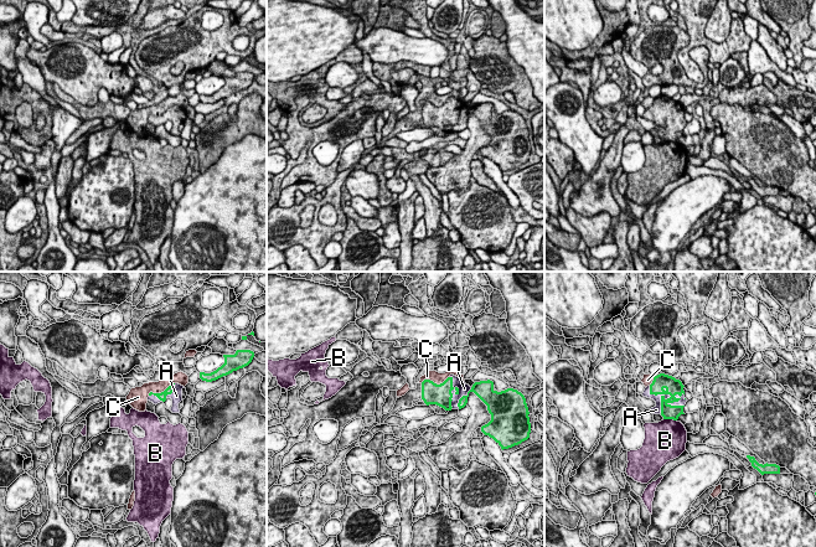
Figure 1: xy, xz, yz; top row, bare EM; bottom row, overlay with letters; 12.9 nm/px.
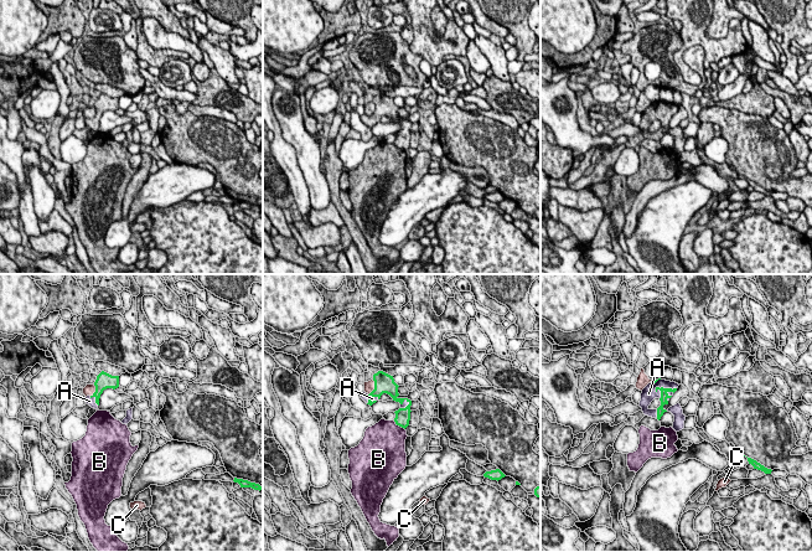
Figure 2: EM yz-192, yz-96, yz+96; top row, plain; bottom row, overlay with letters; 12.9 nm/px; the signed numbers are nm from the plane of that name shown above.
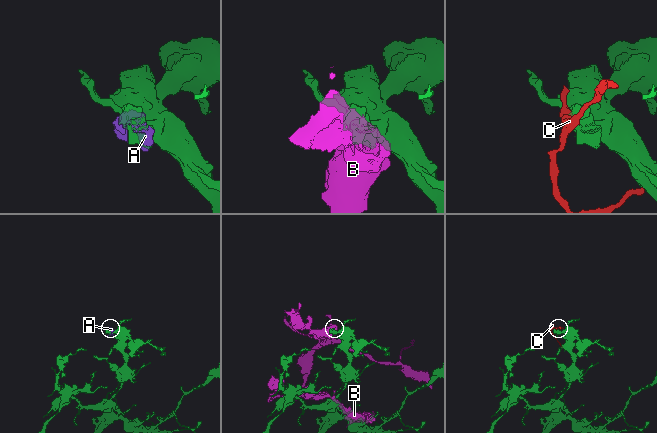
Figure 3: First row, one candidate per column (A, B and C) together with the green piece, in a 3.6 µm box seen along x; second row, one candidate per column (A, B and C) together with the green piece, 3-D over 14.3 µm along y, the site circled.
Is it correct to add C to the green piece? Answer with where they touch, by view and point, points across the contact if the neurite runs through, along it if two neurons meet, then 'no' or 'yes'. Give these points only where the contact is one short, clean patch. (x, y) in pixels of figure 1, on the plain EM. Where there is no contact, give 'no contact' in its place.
xy (161, 114) | no

